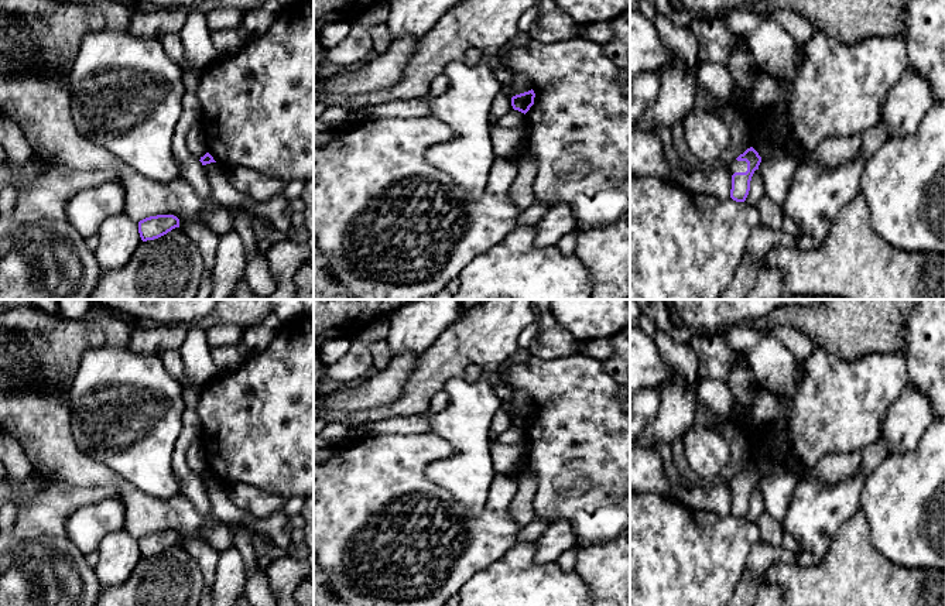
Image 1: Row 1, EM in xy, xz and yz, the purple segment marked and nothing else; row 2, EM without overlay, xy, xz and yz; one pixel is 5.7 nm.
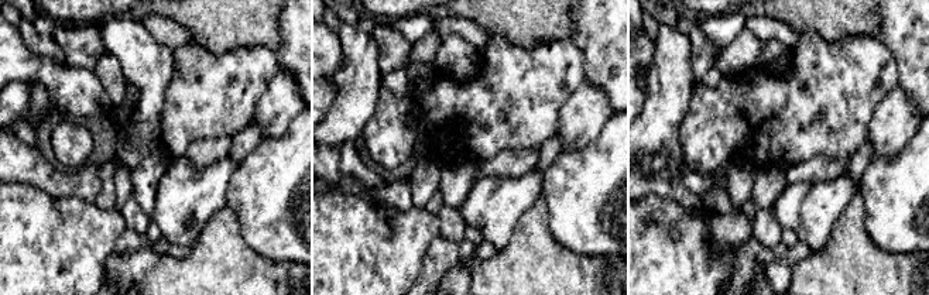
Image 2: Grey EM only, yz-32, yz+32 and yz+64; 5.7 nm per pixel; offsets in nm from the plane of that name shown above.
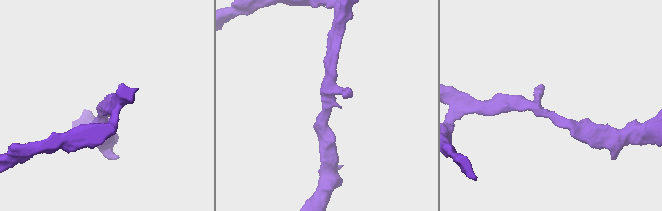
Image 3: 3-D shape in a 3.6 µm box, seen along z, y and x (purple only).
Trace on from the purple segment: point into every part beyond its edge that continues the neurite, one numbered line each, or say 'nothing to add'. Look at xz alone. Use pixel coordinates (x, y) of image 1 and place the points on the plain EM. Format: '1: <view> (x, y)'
nothing to add

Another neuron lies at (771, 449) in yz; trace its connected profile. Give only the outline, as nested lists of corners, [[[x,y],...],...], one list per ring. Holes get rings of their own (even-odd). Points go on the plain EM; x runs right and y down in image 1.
[[[783,410],[773,427],[753,445],[751,463],[761,476],[770,475],[778,465],[788,461],[790,429],[787,414],[788,410]]]

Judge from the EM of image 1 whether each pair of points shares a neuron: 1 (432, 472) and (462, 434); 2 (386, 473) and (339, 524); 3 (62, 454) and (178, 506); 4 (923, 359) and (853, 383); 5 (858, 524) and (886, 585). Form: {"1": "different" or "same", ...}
{"1": "same", "2": "same", "3": "same", "4": "different", "5": "same"}

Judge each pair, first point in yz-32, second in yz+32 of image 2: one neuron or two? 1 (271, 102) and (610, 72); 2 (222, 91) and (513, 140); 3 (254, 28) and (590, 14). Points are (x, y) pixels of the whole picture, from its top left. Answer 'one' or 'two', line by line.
1: two
2: one
3: two

